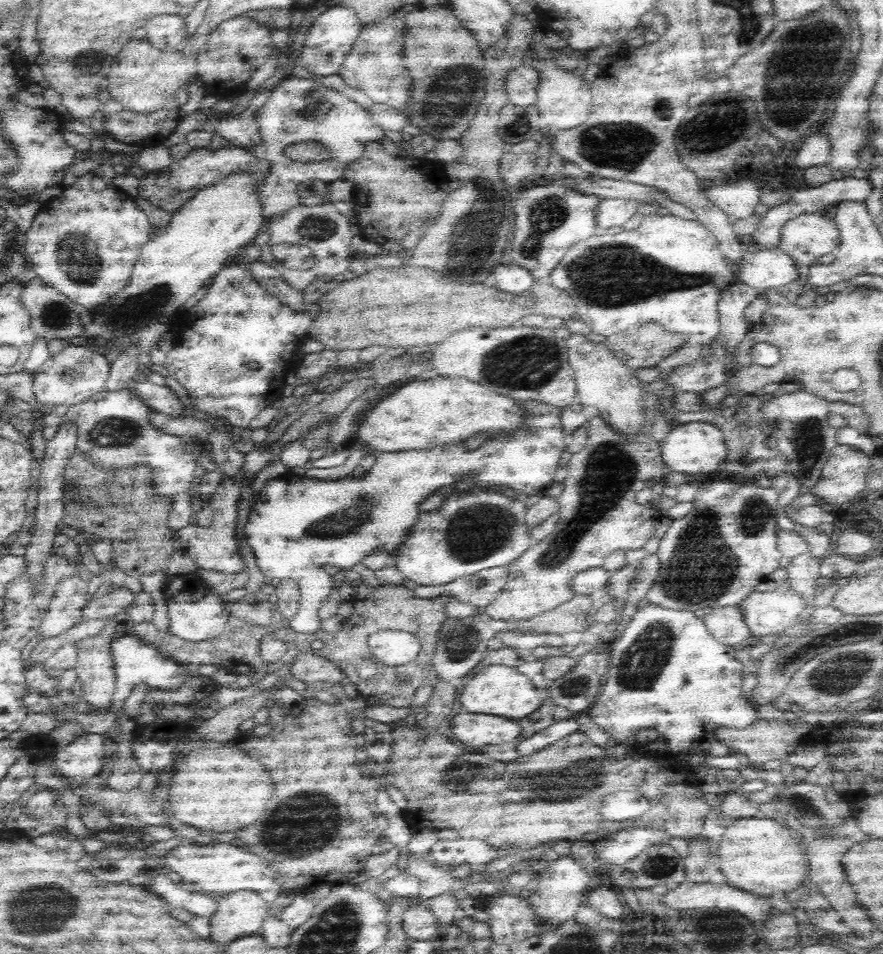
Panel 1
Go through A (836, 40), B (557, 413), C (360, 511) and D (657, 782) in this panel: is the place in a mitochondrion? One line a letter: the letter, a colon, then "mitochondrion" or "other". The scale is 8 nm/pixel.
A: other
B: other
C: mitochondrion
D: other

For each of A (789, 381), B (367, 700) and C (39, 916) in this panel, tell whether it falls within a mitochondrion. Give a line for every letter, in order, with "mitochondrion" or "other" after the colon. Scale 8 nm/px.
A: other
B: other
C: mitochondrion

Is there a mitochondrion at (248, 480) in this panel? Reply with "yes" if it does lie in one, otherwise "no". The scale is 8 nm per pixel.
no

